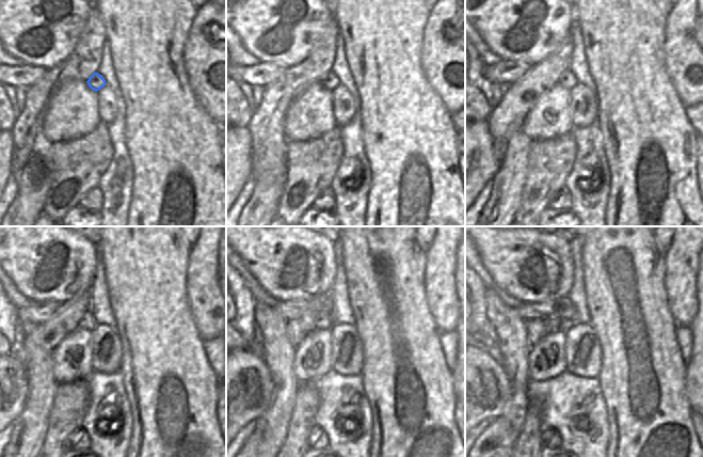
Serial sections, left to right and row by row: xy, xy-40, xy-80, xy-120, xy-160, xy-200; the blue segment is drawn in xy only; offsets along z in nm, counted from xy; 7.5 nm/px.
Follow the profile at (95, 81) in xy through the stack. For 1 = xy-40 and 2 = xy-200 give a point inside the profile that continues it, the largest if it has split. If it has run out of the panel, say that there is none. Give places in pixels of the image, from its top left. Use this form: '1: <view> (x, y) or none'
1: xy-40 (330, 81)
2: xy-200 (539, 328)

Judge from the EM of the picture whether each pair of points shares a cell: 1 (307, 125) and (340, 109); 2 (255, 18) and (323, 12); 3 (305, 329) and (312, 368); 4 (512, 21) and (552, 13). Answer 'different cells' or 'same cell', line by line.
1: different cells
2: same cell
3: different cells
4: same cell

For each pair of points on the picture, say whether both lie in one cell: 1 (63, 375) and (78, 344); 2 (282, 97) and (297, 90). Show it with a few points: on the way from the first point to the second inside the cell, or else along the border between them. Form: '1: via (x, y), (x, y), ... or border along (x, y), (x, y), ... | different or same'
1: via (63, 365), (65, 350), (68, 348) | same
2: border along (306, 74), (296, 78), (287, 87), (292, 100) | different

